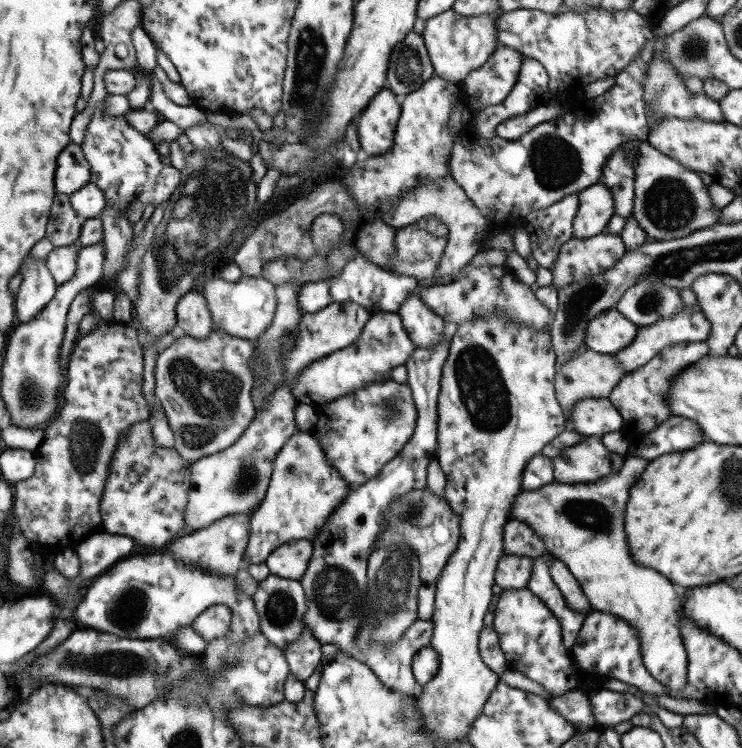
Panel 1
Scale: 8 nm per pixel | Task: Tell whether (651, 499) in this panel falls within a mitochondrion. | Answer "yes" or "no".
no

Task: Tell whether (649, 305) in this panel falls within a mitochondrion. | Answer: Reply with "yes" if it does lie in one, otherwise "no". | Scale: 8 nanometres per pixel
yes

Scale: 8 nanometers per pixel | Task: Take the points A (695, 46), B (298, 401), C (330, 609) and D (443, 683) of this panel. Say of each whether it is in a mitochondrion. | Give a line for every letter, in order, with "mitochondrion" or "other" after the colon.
A: mitochondrion
B: other
C: mitochondrion
D: other

